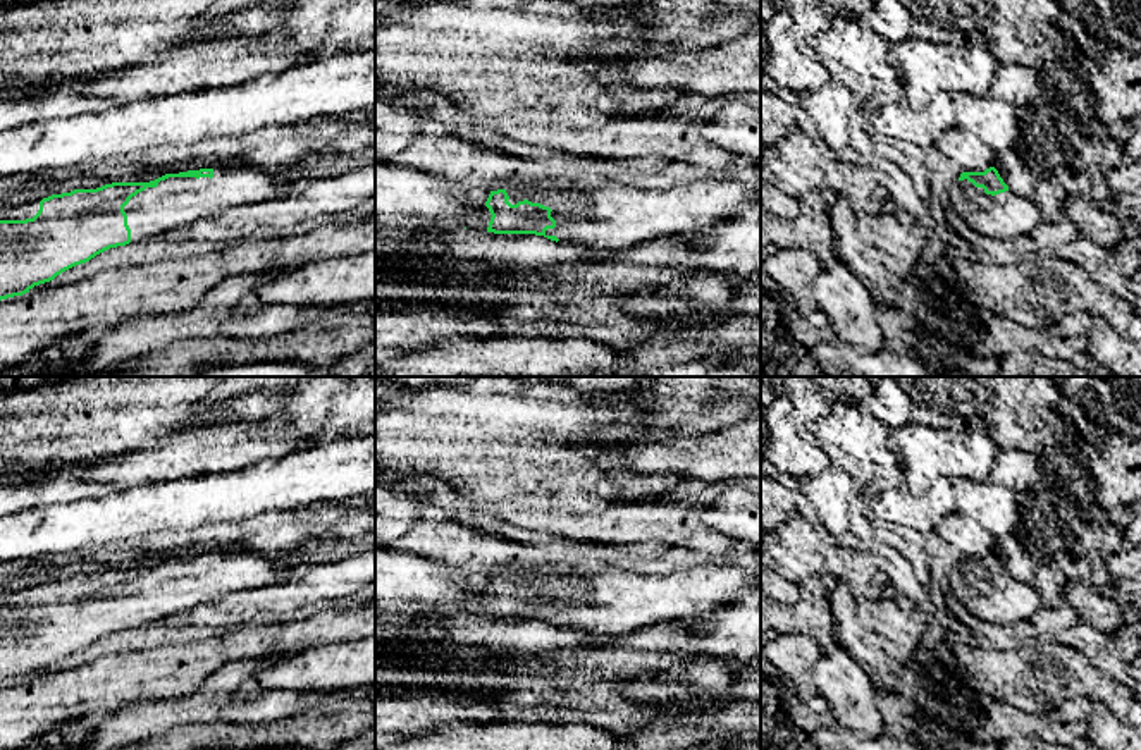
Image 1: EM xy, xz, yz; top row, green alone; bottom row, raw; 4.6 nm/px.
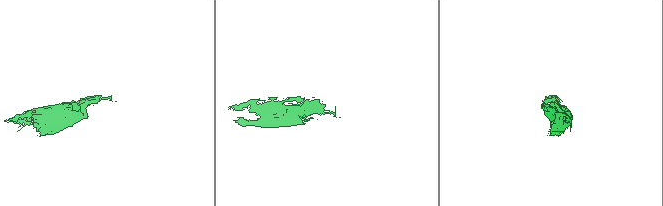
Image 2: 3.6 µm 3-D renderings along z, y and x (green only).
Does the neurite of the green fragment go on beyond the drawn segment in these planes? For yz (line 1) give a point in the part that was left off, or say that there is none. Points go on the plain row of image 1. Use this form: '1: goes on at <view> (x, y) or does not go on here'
1: goes on at yz (1005, 601)

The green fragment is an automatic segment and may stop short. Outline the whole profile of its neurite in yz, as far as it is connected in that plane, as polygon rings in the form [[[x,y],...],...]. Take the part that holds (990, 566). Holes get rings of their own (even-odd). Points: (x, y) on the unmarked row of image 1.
[[[995,552],[962,557],[947,578],[964,607],[984,623],[1014,628],[1043,606],[1033,585],[1012,578]]]

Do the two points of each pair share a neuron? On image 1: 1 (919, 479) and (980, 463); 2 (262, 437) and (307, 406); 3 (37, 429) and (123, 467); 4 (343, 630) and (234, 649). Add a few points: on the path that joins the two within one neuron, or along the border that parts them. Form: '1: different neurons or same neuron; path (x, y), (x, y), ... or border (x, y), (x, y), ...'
1: same neuron; path (935, 463), (964, 463)
2: different neurons; border (236, 425), (303, 432), (317, 429)
3: different neurons; border (143, 448), (90, 461), (64, 463)
4: same neuron; path (315, 630), (286, 639), (262, 640)

